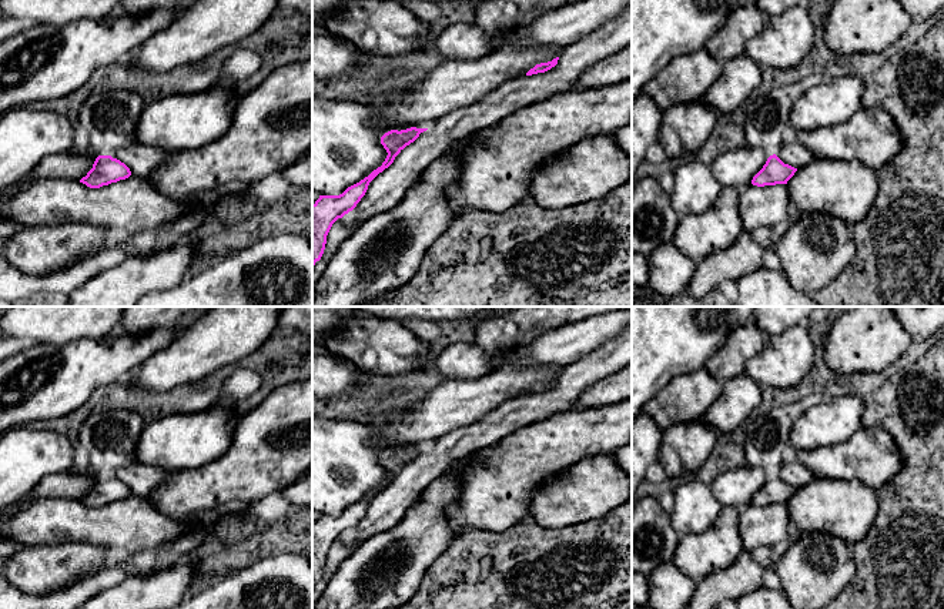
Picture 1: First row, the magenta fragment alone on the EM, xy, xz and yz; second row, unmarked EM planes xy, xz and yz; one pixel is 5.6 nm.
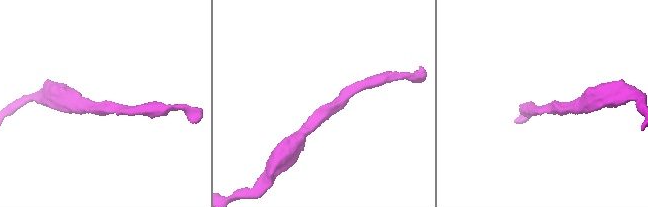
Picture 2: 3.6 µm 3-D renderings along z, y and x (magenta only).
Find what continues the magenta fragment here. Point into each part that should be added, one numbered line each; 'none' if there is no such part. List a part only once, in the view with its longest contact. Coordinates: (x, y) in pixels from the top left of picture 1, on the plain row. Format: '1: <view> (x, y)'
1: xy (110, 437)

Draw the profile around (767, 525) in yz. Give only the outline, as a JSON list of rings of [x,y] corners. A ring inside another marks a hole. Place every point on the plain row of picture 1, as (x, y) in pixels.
[[[786,503],[744,505],[740,511],[739,528],[744,551],[760,546],[774,548],[786,541],[791,518]]]

